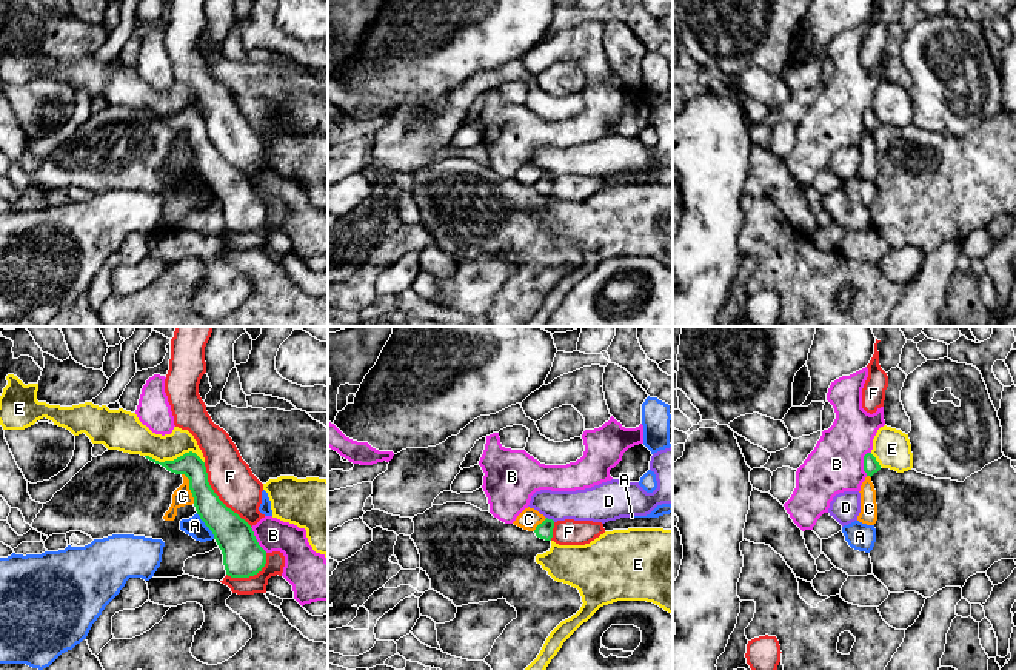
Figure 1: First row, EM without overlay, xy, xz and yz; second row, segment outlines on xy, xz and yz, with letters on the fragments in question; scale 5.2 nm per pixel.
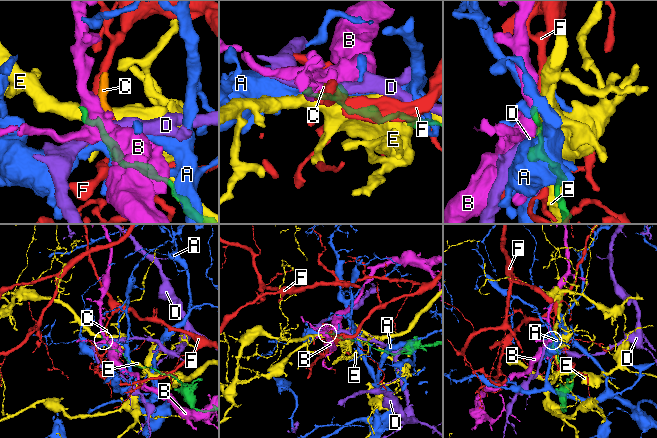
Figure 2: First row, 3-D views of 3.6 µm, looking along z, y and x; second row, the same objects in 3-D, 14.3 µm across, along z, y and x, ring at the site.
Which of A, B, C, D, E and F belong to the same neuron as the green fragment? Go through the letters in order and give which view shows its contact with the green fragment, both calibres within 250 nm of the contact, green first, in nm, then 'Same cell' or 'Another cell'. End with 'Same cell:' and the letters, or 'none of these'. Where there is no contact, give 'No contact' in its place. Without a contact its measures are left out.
A: Touches green in xy. Thickness 200 nm (green) against 100 nm. Another cell
B: Touches green in yz. Thickness 80 nm (green) against 280 nm. Another cell
C: Touches green in xy. Thickness 160 nm (green) against 100 nm. Another cell
D: Touches green in xz. Thickness 90 nm (green) against 180 nm. Another cell
E: Touches green in xy. Thickness 120 nm (green) against 170 nm. Another cell
F: Touches green in xy. Thickness 200 nm (green) against 220 nm. Another cell
Same cell: none of these

